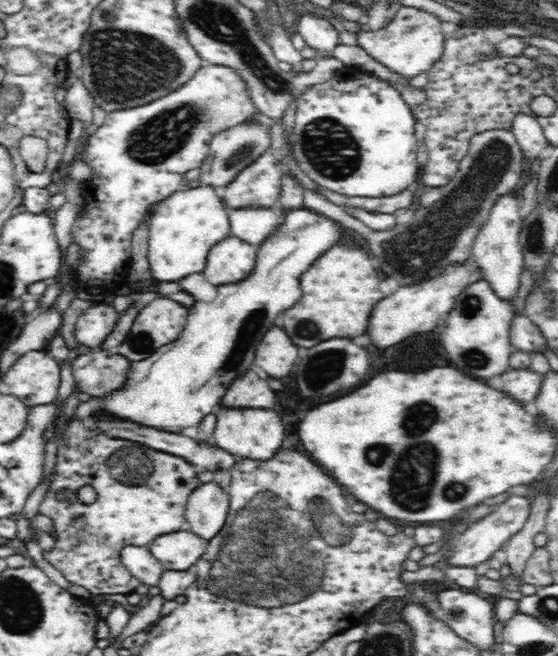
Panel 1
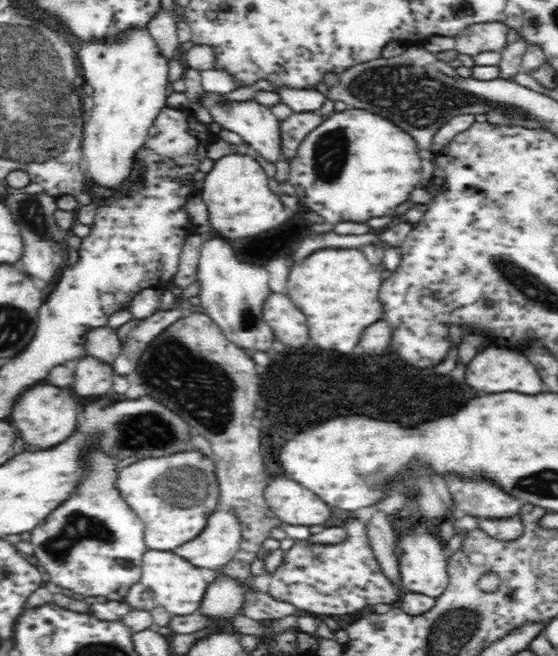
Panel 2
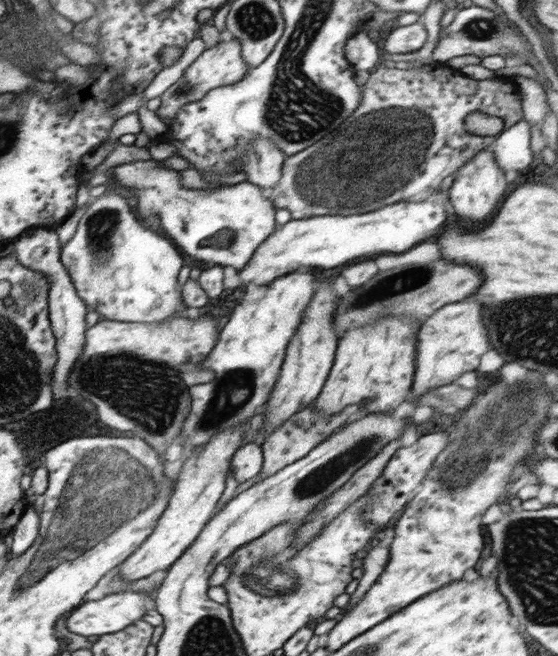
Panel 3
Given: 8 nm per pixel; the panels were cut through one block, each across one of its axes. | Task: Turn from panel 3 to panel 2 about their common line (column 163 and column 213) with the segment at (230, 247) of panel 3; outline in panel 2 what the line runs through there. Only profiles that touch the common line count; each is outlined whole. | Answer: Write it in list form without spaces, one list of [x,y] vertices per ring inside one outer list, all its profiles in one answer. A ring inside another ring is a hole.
[[[233,153],[215,160],[200,192],[208,206],[213,230],[224,239],[242,242],[243,238],[257,236],[286,222],[289,217],[284,212],[284,203],[270,191],[268,178],[262,166],[246,154]]]

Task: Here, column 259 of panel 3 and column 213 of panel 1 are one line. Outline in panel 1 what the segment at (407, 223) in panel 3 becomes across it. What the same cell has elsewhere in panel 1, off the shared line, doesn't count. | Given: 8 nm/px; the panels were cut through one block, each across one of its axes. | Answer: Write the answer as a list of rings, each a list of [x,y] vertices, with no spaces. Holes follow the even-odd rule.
[[[228,236],[212,246],[201,273],[213,286],[238,283],[255,268],[255,256],[254,245]]]

